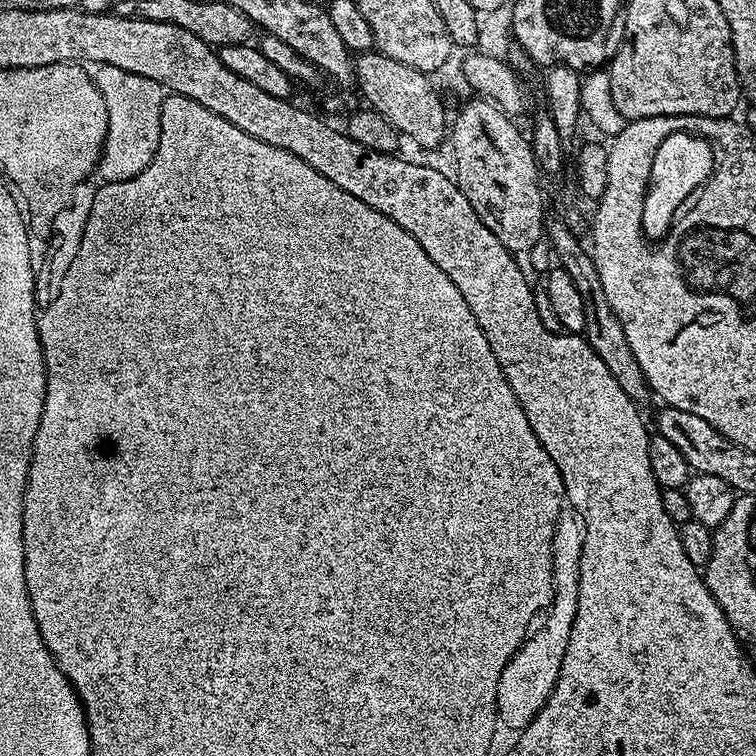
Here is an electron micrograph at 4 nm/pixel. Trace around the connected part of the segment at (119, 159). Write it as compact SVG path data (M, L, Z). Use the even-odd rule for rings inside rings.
M102 62L87 65L88 74L94 86L102 94L102 102L106 102L106 142L104 152L98 165L99 179L106 184L126 182L146 166L154 158L160 141L160 123L162 122L162 102L166 89L154 78L142 78L142 74L130 74L126 70L118 70L118 66L106 66Z

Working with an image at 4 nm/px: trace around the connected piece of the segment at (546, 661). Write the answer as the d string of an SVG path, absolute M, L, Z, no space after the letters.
M565 506L558 514L558 522L554 526L552 604L546 609L544 625L529 635L523 646L510 658L510 662L506 662L502 678L498 678L496 714L499 723L503 727L505 724L512 734L523 732L526 726L530 726L530 722L534 722L538 710L546 706L558 682L562 658L566 658L566 646L570 646L570 630L574 630L574 614L578 614L578 582L583 545L584 526L580 522L580 515L571 506Z

